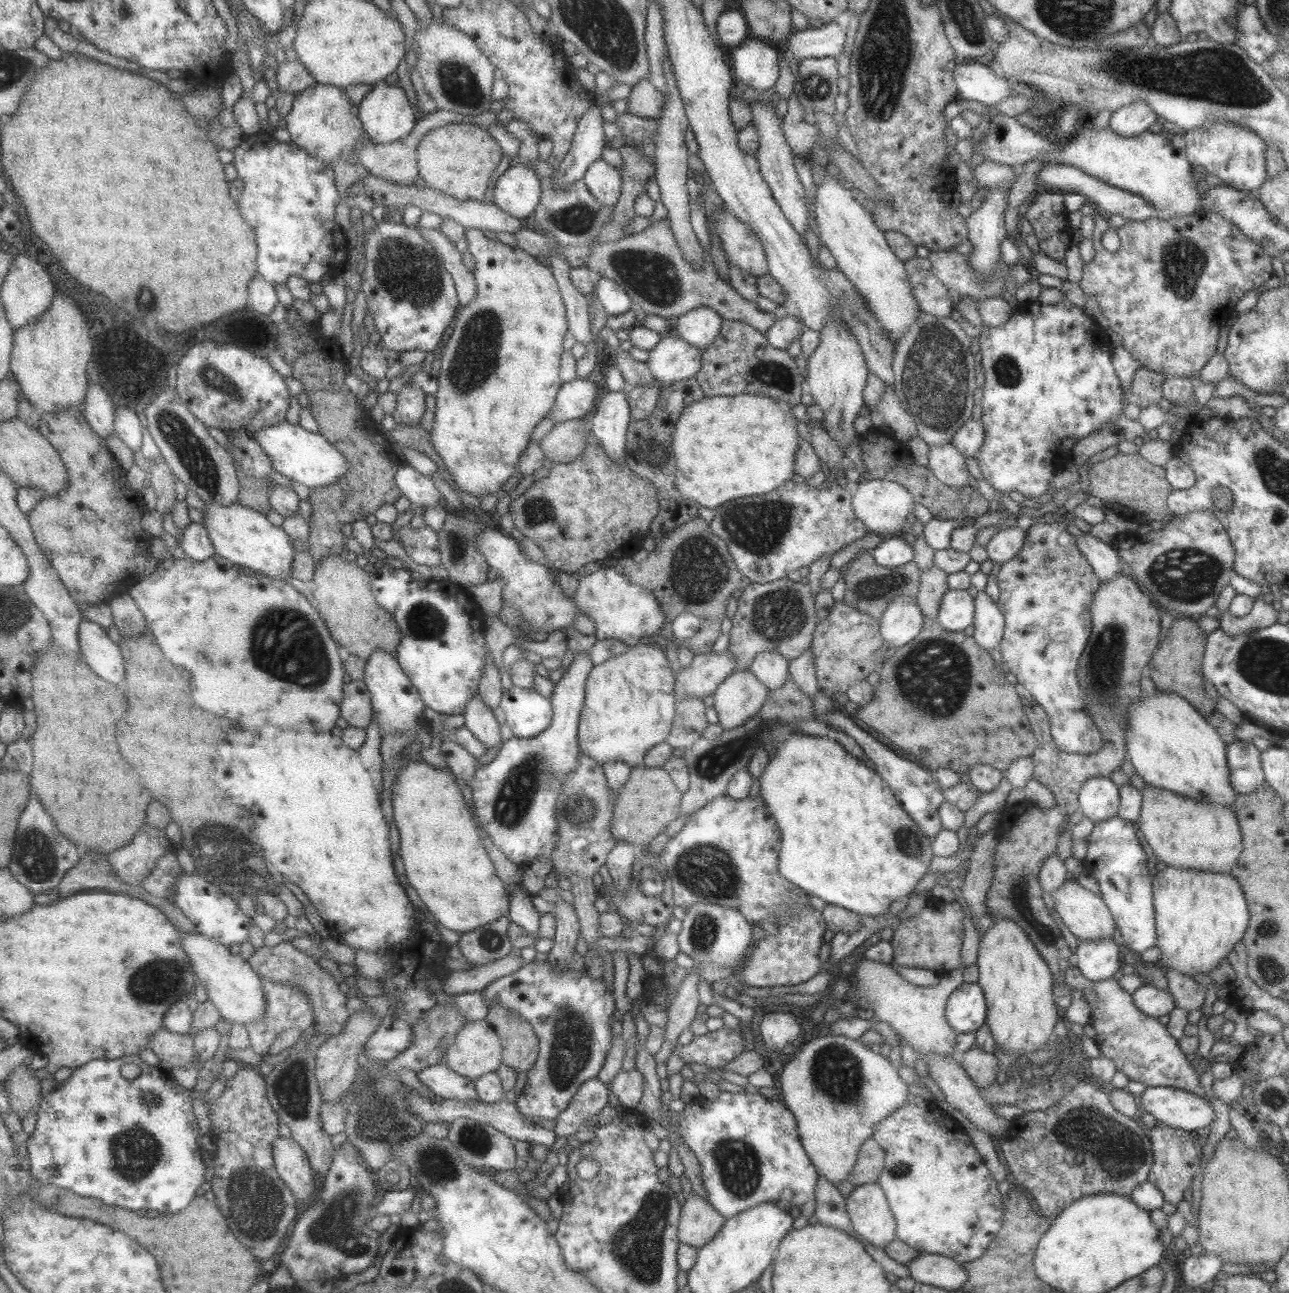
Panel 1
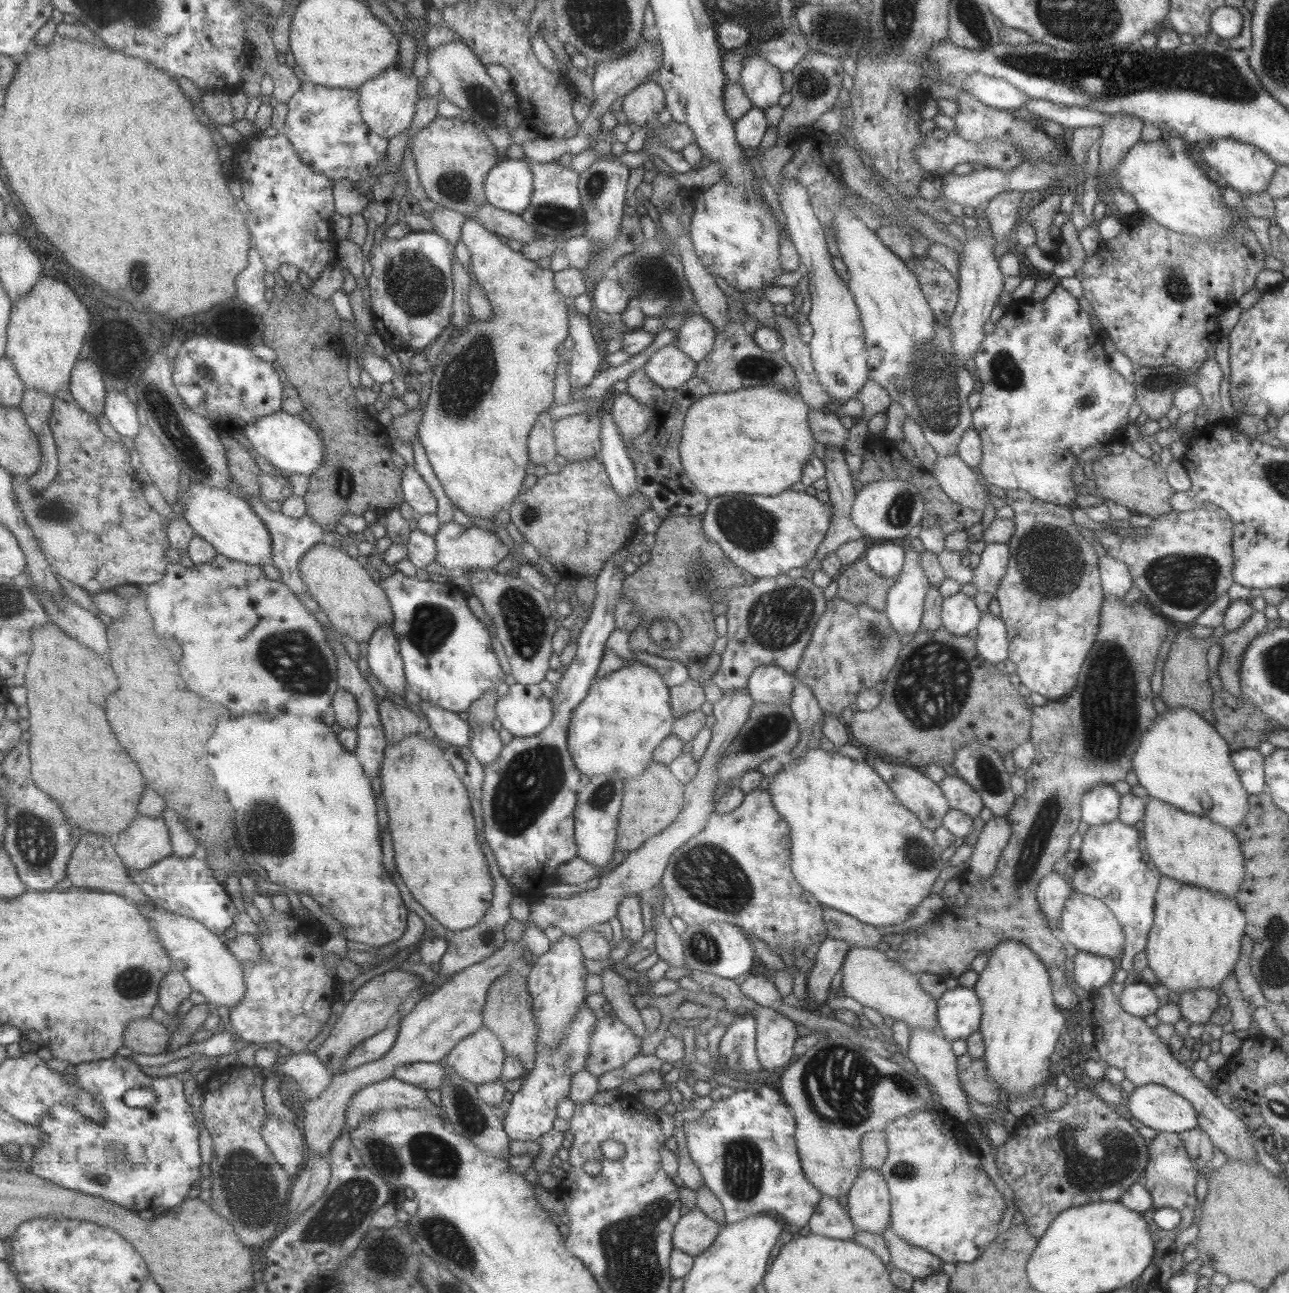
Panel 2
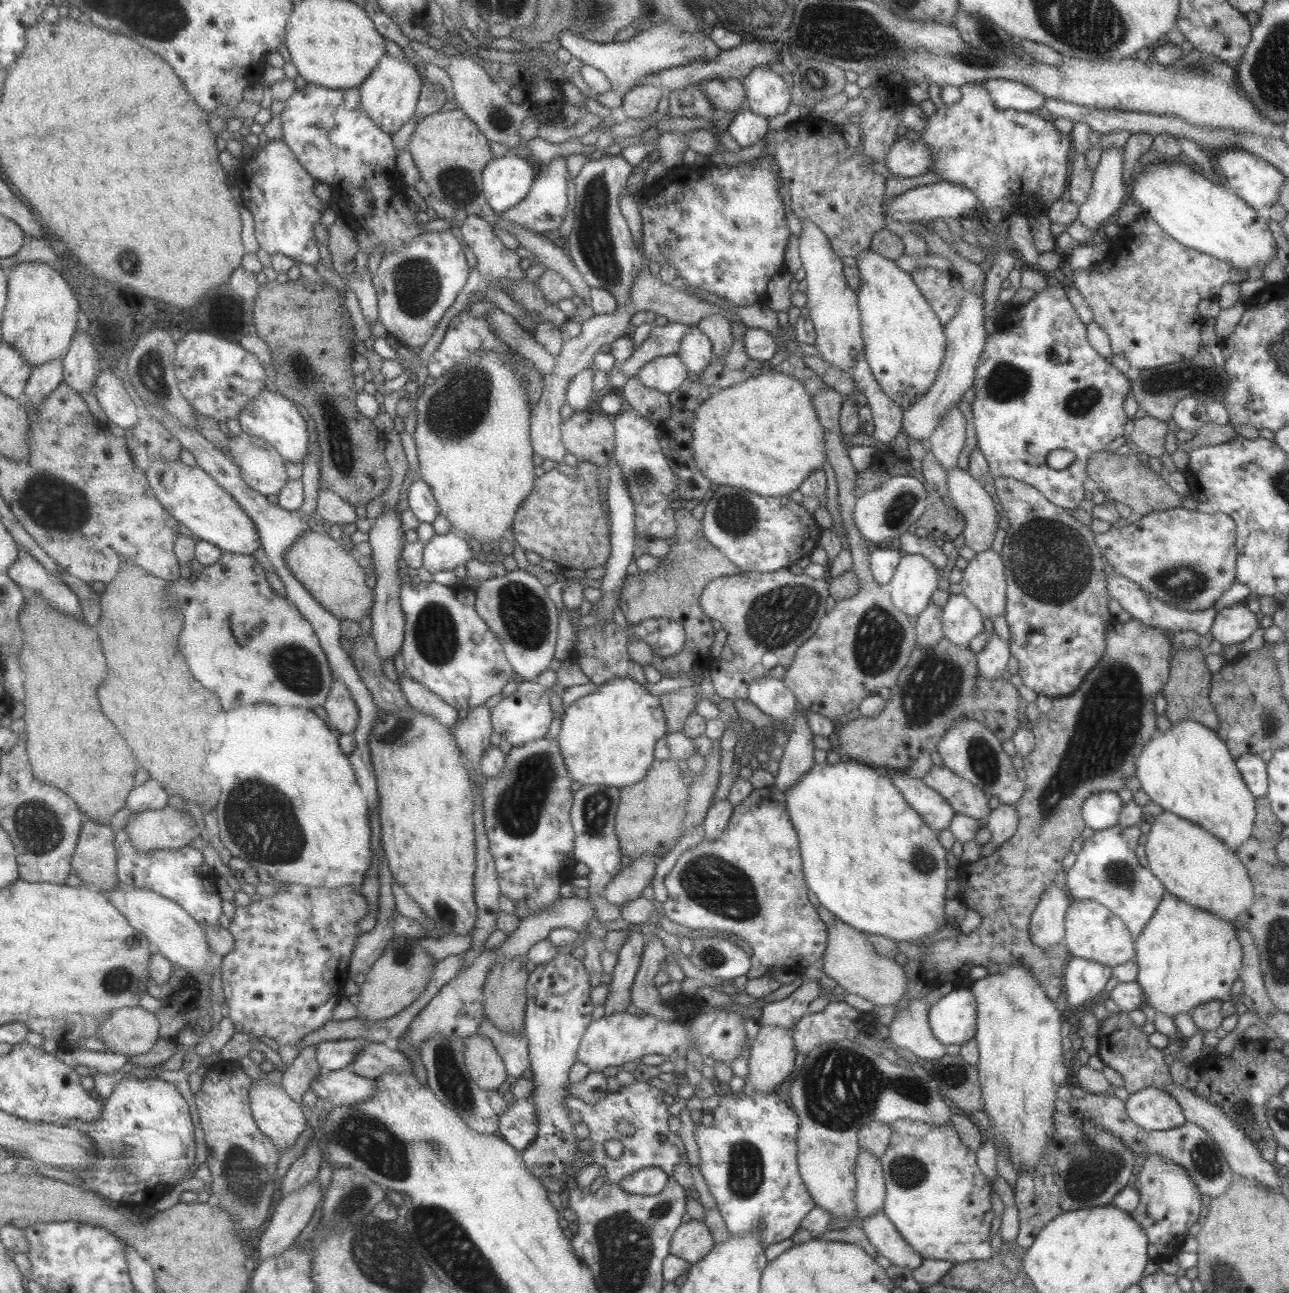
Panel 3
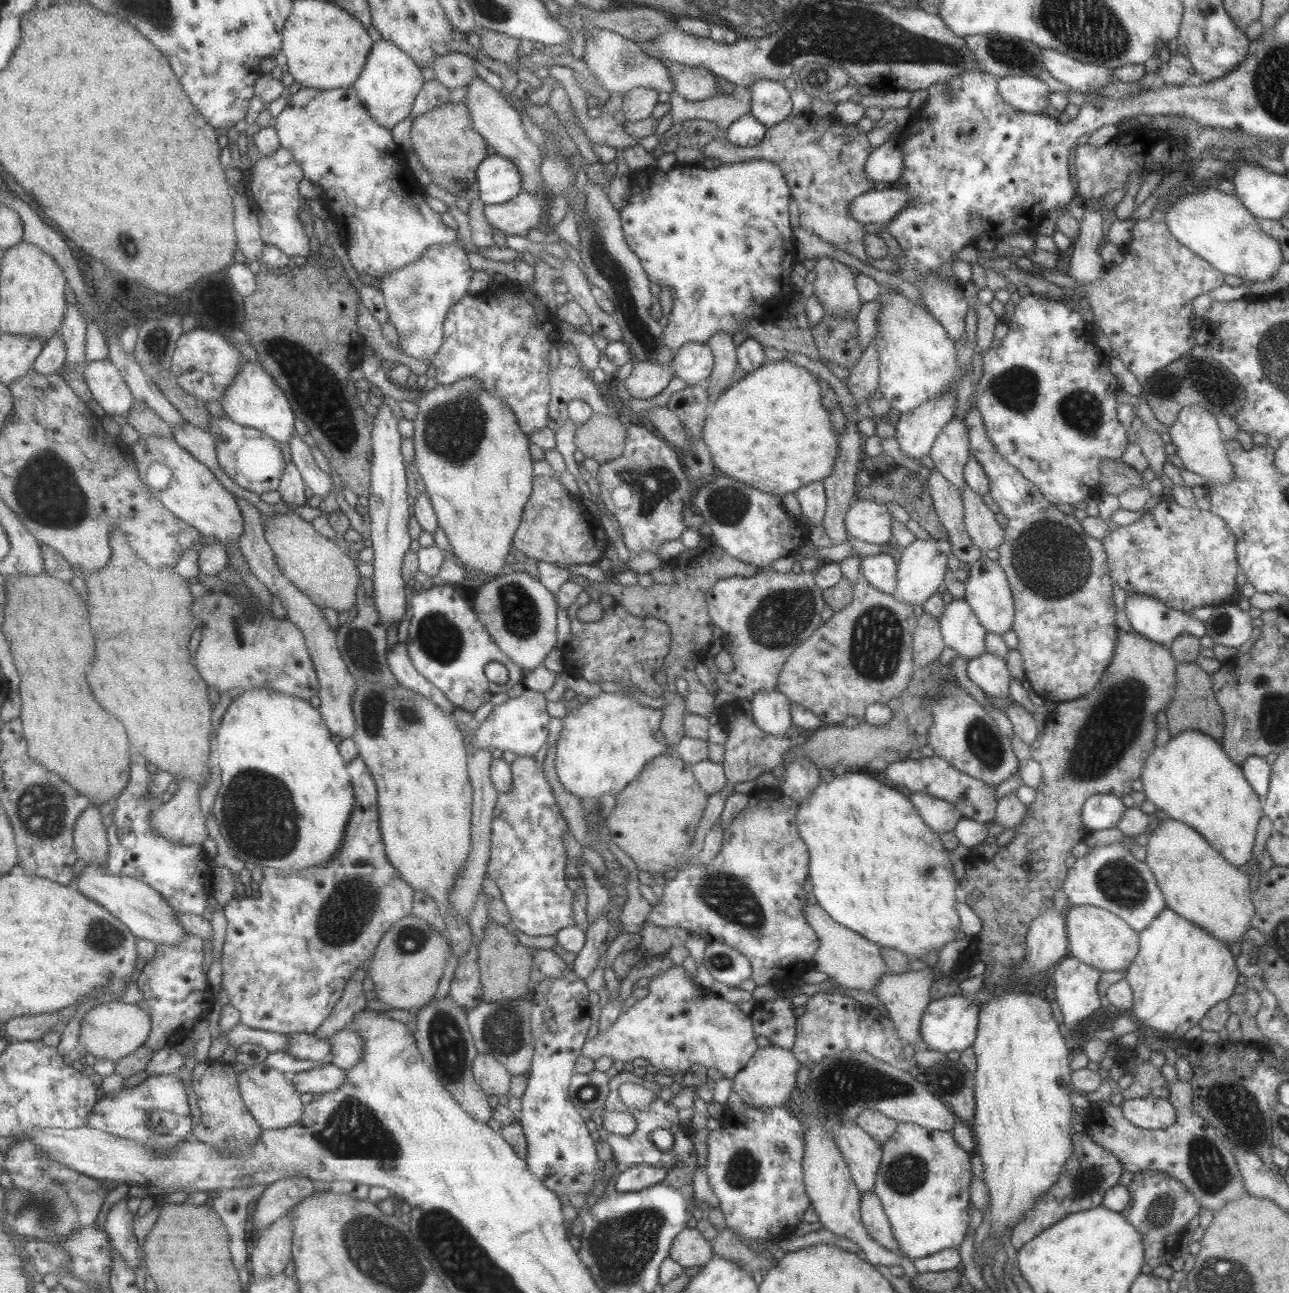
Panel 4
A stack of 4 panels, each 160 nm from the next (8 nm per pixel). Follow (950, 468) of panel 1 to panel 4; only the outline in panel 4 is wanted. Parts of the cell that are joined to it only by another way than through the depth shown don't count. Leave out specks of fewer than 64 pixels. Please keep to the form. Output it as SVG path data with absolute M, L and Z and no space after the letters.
M966 486L960 497L964 508L964 527L971 542L982 552L997 549L1002 543L1004 530L983 503L984 496L975 494Z

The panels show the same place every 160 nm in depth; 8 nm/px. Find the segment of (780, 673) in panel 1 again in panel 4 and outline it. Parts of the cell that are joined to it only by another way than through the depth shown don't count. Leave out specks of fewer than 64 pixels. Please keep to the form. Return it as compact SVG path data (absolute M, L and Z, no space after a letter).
M777 690L757 691L749 701L754 726L768 736L782 736L791 726L791 702Z

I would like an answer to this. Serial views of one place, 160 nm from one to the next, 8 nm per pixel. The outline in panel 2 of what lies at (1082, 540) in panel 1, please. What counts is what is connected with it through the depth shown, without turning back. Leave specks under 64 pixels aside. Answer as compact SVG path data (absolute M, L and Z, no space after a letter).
M1107 555L1099 559L1098 571L1104 594L1109 593L1122 598L1134 585L1128 568L1122 562Z

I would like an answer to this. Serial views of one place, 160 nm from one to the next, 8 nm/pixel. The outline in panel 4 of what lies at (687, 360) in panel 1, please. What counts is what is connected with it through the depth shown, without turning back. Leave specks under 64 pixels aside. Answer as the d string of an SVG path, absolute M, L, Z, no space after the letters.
M638 361L633 364L623 386L629 393L629 399L646 399L659 394L674 376L671 363L657 364Z

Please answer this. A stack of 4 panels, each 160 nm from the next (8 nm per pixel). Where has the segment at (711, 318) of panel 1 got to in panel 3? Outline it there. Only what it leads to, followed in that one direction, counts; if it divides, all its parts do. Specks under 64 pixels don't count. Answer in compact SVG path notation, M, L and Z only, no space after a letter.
M696 327L683 335L674 355L683 363L688 374L699 374L714 358L709 339Z

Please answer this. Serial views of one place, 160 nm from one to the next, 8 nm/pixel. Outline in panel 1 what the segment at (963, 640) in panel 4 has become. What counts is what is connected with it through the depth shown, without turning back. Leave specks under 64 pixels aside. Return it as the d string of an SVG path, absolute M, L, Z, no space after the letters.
M949 590L941 597L938 623L949 632L965 630L973 622L974 602L972 590Z

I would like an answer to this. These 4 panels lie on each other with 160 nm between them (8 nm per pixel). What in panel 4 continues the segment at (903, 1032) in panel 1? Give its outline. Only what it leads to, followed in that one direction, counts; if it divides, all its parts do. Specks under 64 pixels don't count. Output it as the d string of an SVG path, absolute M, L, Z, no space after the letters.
M807 902L802 909L809 927L817 935L818 947L813 955L813 969L824 972L843 987L872 992L879 977L889 973L884 960L880 957L880 946L840 926L817 903Z

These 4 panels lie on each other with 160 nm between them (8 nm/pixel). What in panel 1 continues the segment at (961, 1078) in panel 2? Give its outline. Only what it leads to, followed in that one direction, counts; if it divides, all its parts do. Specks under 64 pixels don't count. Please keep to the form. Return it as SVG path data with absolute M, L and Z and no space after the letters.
M971 1047L958 1055L959 1063L971 1082L978 1088L991 1086L997 1074L997 1058L993 1053L985 1052L981 1047Z

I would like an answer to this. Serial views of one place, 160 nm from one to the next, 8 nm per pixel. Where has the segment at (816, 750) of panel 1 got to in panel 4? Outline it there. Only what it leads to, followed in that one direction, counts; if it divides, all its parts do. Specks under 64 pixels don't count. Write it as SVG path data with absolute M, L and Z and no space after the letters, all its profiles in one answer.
M848 769L840 777L833 776L827 783L820 781L807 797L807 801L798 804L796 825L801 840L808 850L808 876L812 884L812 892L816 903L835 921L859 934L862 938L883 948L893 948L902 952L908 959L925 960L931 950L941 950L945 944L957 940L955 933L959 931L959 917L956 911L955 888L958 886L951 867L951 852L940 841L939 835L933 832L919 816L919 813L909 801L907 795L895 787L884 782L879 775L865 771Z

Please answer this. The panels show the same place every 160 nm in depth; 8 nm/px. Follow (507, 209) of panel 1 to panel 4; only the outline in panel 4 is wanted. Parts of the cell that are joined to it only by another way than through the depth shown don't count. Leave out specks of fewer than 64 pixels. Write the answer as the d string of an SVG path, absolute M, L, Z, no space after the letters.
M495 153L479 162L475 177L479 199L483 204L508 202L521 191L521 175L517 168Z

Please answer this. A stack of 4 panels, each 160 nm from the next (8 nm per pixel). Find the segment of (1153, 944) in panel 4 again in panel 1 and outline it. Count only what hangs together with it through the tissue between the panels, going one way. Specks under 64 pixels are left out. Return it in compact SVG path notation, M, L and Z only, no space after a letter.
M1167 866L1152 876L1152 905L1157 936L1154 946L1159 951L1156 964L1189 977L1194 974L1210 975L1211 970L1222 960L1226 960L1233 945L1245 935L1250 915L1244 894L1230 873L1183 870L1172 866Z

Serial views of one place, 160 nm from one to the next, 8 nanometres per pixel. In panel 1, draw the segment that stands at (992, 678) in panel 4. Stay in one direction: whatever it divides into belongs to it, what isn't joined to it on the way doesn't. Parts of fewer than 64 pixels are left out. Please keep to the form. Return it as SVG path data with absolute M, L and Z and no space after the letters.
M985 591L973 592L974 615L972 637L977 645L990 653L999 645L1004 631L1004 616Z

